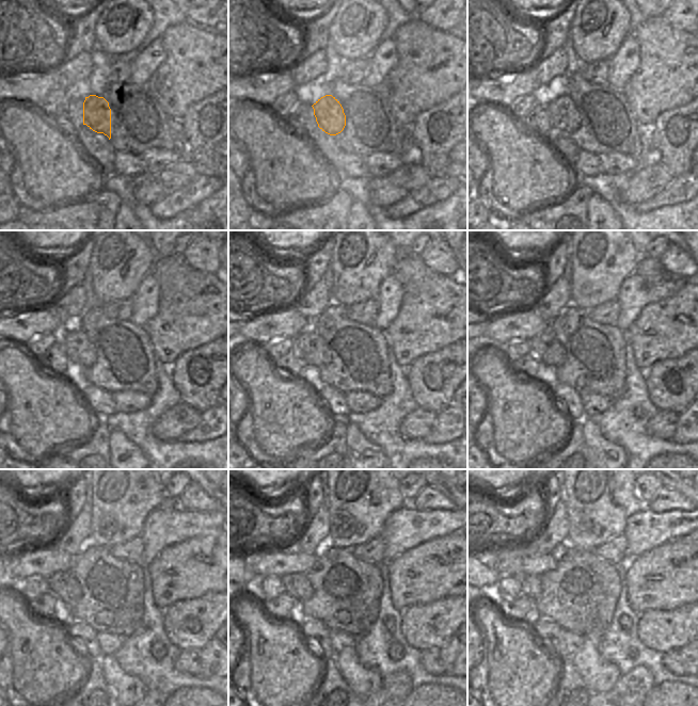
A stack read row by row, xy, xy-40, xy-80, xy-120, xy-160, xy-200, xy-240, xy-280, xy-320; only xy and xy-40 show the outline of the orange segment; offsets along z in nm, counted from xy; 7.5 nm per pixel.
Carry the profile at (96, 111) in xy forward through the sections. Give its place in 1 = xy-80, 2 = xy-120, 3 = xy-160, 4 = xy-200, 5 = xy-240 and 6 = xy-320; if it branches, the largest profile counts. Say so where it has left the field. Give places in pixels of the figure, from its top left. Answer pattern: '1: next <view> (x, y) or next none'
1: next xy-80 (565, 117)
2: next xy-120 (78, 348)
3: next xy-160 (313, 349)
4: next xy-200 (551, 353)
5: next xy-240 (63, 584)
6: next xy-320 (530, 586)

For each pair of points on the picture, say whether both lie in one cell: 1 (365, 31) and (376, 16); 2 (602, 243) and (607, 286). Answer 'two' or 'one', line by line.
1: one
2: one

